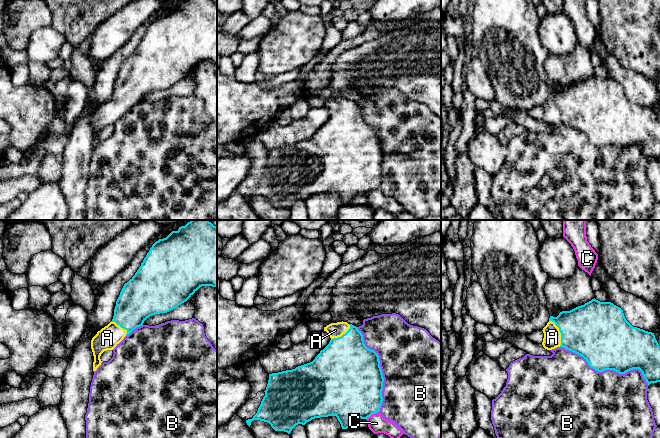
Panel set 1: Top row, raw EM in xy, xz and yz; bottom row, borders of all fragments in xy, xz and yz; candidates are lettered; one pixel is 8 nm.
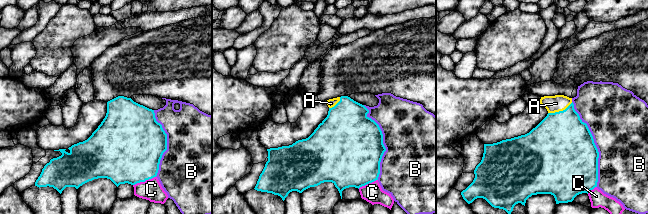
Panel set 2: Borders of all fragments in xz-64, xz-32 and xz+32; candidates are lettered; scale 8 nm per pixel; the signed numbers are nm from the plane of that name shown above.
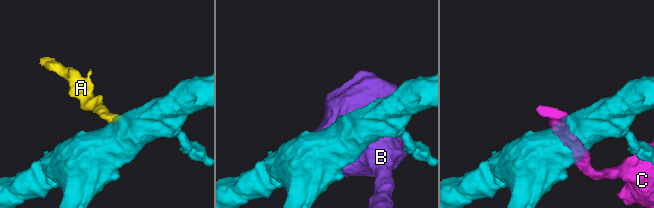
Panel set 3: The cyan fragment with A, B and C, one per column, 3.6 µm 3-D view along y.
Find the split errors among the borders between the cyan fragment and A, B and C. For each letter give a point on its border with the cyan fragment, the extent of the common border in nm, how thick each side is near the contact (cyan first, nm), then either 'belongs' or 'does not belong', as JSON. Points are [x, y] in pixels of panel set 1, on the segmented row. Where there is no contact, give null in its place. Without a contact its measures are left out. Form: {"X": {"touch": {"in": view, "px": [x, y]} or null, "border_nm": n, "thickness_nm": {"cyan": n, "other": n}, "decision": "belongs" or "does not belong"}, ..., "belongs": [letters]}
{"A": {"touch": {"in": "yz", "px": [560, 332]}, "border_nm": 240, "thickness_nm": {"cyan": 440, "other": 140}, "decision": "belongs"}, "B": {"touch": {"in": "yz", "px": [607, 369]}, "border_nm": 800, "thickness_nm": {"cyan": 460, "other": 480}, "decision": "does not belong"}, "C": {"touch": {"in": "xz", "px": [372, 413]}, "border_nm": 120, "thickness_nm": {"cyan": 480, "other": 140}, "decision": "does not belong"}, "belongs": ["A"]}

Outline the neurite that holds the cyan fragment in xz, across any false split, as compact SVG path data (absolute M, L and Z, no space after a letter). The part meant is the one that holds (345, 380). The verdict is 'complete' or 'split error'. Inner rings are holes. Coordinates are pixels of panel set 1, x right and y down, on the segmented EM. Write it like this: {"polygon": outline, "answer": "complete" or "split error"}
{"polygon": "M343 321L331 323L324 327L324 331L331 340L312 362L292 370L269 374L265 396L258 411L252 419L246 420L249 427L252 421L260 420L269 423L275 431L290 434L298 424L305 425L315 418L336 416L342 429L347 429L352 427L356 419L367 419L380 411L384 378L378 354L365 346L362 333L352 324Z", "answer": "split error"}

